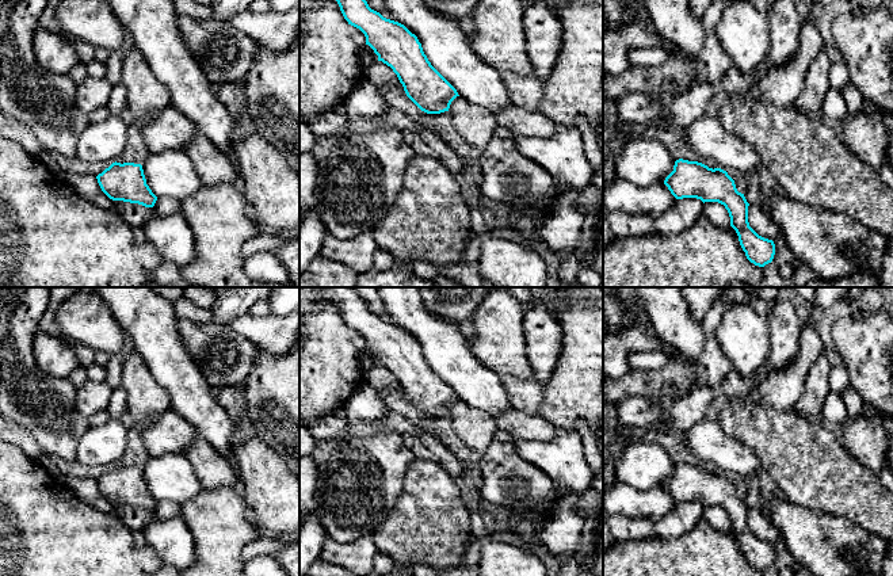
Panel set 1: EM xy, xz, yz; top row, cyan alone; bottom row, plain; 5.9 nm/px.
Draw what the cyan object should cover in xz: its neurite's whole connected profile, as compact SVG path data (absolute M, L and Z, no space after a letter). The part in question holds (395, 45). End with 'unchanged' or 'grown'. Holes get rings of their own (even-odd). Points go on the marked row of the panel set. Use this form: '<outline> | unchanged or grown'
M336 0L348 24L359 28L369 45L382 61L393 69L404 87L407 96L424 112L440 114L449 111L451 102L459 96L457 89L431 65L417 37L404 24L383 18L371 9L366 0Z | unchanged

